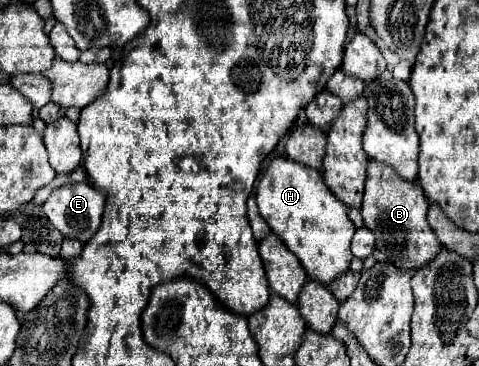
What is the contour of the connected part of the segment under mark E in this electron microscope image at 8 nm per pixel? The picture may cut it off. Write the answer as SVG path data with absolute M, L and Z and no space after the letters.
M81 182L81 184L65 184L65 186L53 190L49 200L43 204L43 210L45 210L45 216L49 218L49 222L59 232L67 234L65 238L79 240L85 244L99 230L103 206L105 206L105 196L97 188L93 188L89 182Z

